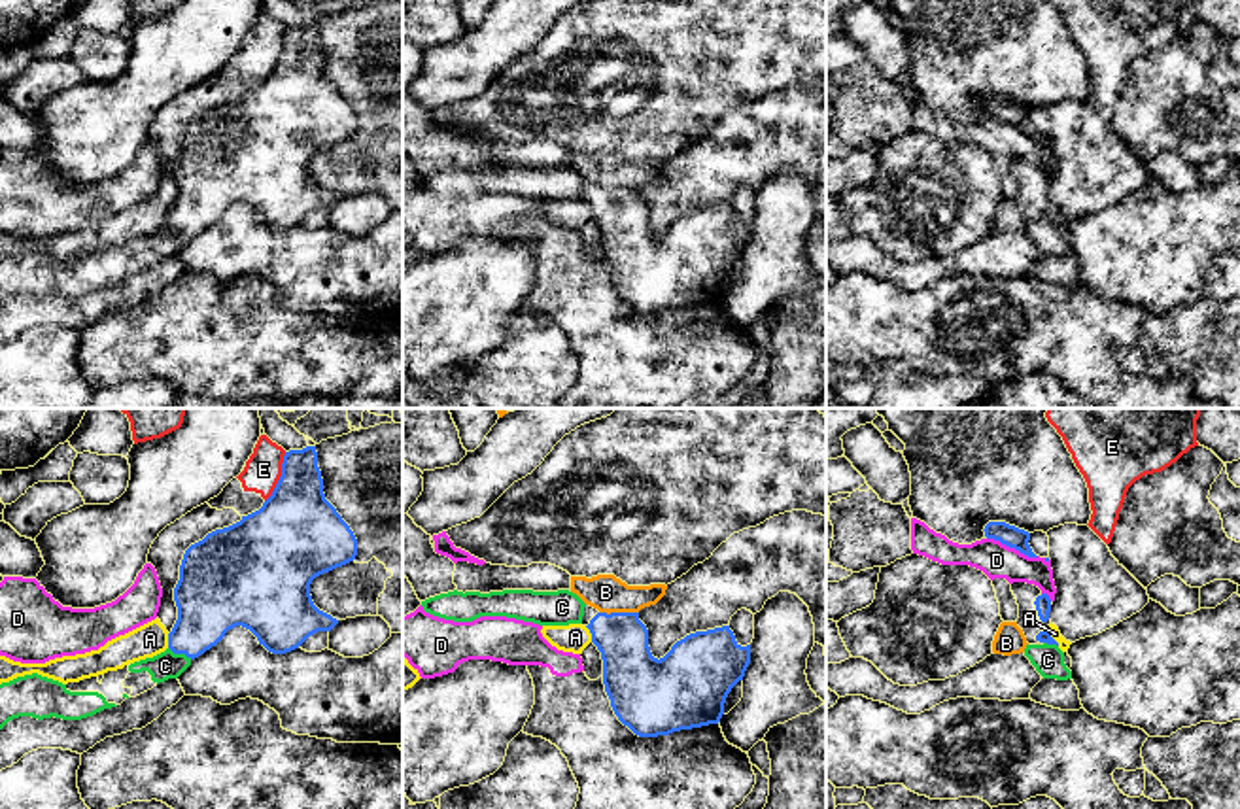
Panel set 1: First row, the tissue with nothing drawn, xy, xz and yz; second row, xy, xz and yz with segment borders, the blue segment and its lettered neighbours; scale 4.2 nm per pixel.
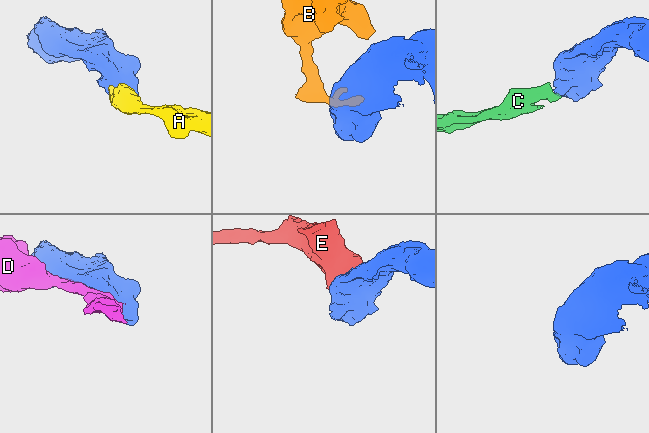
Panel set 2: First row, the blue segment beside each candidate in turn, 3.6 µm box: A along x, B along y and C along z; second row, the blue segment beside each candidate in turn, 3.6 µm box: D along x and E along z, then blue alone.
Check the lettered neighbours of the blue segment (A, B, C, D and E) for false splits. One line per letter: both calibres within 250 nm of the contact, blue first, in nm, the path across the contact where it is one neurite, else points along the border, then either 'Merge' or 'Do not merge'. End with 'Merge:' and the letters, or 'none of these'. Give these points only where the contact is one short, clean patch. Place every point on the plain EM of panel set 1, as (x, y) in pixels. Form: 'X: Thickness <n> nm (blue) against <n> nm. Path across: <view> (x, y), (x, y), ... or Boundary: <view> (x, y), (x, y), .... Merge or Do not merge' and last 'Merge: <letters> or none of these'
A: Thickness 240 nm (blue) against 120 nm. Do not merge
B: Thickness 240 nm (blue) against 160 nm. Boundary: xz (600, 188), (637, 189). Do not merge
C: Thickness 280 nm (blue) against 120 nm. Path across: xy (208, 178), (203, 199), (180, 229), (165, 242). Merge
D: Thickness 90 nm (blue) against 150 nm. Do not merge
E: Thickness 380 nm (blue) against 160 nm. Boundary: xy (286, 29), (280, 40), (280, 55), (265, 78). Do not merge
Merge: C

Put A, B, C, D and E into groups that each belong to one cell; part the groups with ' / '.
A E / B / C / D

